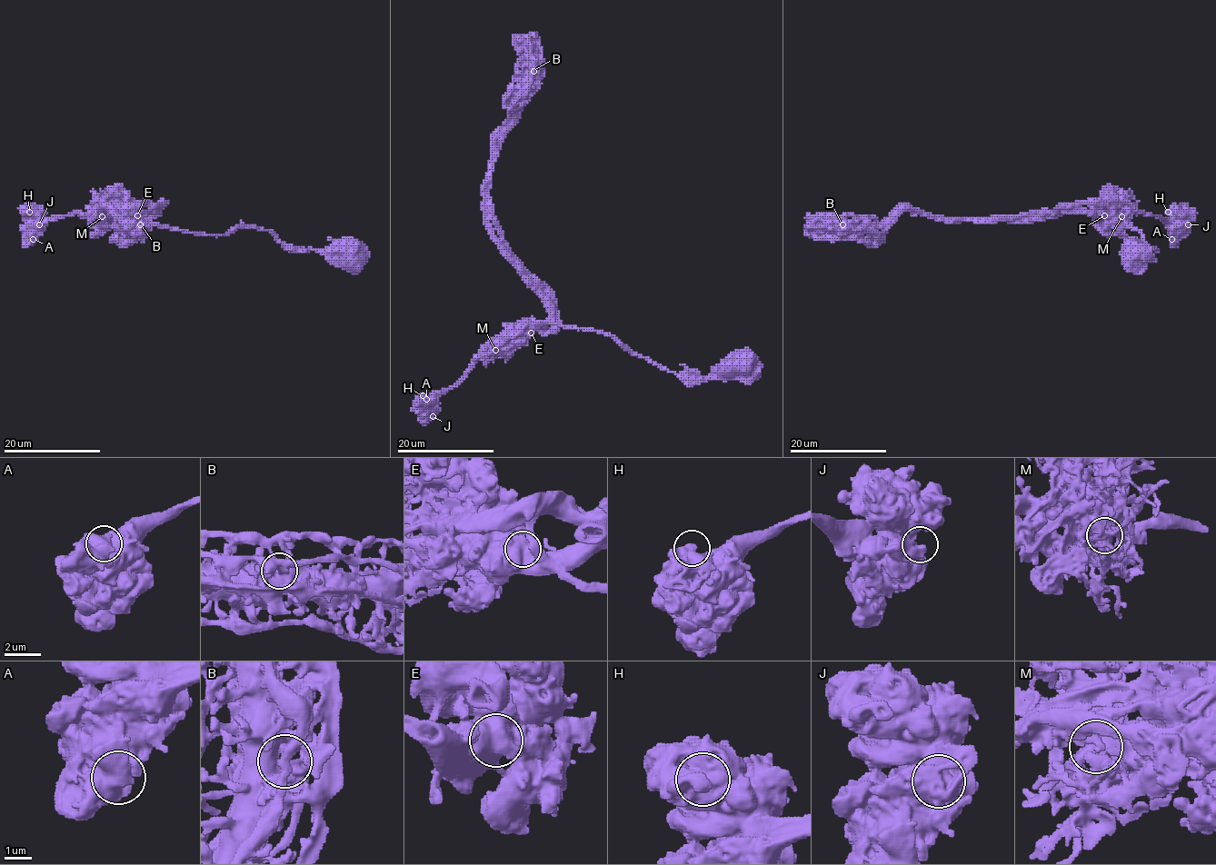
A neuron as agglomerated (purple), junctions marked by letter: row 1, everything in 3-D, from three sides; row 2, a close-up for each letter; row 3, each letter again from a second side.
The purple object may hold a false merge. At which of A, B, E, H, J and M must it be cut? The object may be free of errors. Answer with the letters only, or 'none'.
B

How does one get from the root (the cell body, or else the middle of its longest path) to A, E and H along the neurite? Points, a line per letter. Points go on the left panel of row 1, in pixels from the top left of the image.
A: (353, 263), (323, 252), (287, 249), (268, 230), (234, 227), (209, 235), (101, 215), (53, 219), (33, 239)
E: (353, 263), (323, 252), (287, 249), (268, 230), (234, 227), (224, 234), (209, 235), (153, 226), (137, 215)
H: (353, 263), (287, 249), (268, 230), (254, 227), (209, 235), (119, 217), (39, 219), (29, 212)

